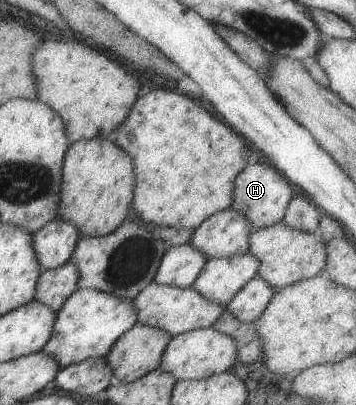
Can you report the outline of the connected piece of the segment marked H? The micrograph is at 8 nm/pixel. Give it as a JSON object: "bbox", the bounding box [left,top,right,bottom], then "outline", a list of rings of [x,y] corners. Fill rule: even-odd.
{"bbox":[232,163,295,230],"outline":[[[260,163],[247,165],[236,176],[232,207],[246,216],[254,230],[272,227],[274,224],[283,222],[294,191],[295,188],[290,180],[276,168]]]}

